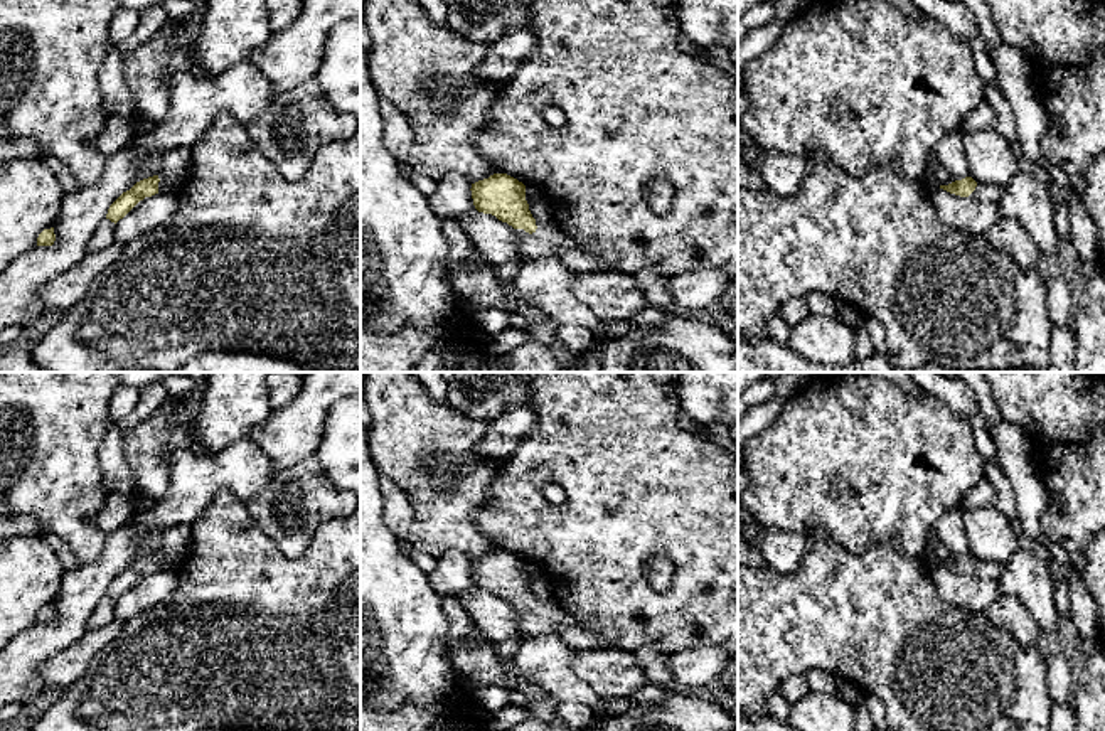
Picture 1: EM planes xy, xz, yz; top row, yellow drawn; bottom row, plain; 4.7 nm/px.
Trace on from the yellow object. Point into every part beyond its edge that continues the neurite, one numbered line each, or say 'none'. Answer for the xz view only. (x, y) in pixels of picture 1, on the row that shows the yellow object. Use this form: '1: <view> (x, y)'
1: xz (549, 238)

